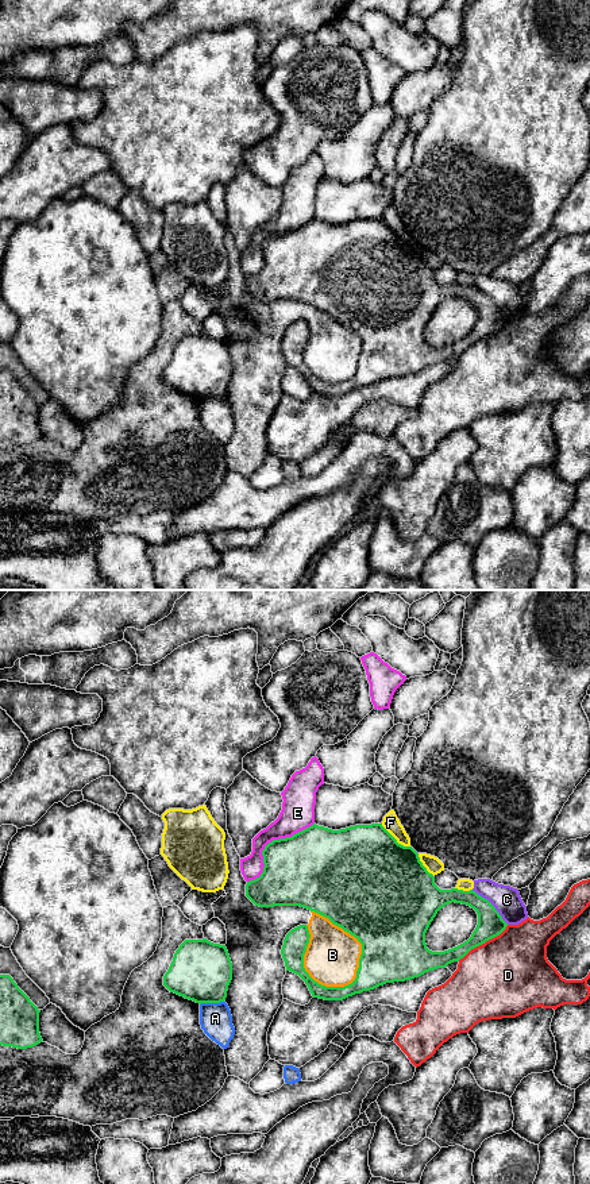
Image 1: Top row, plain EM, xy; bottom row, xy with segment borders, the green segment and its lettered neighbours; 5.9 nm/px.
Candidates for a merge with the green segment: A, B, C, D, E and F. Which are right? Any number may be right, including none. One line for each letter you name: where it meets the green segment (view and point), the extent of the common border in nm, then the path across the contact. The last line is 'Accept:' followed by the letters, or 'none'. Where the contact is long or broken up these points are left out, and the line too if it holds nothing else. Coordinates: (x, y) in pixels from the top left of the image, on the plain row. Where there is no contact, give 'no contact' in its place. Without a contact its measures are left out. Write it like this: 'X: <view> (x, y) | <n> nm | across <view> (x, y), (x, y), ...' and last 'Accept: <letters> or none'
Accept: none

